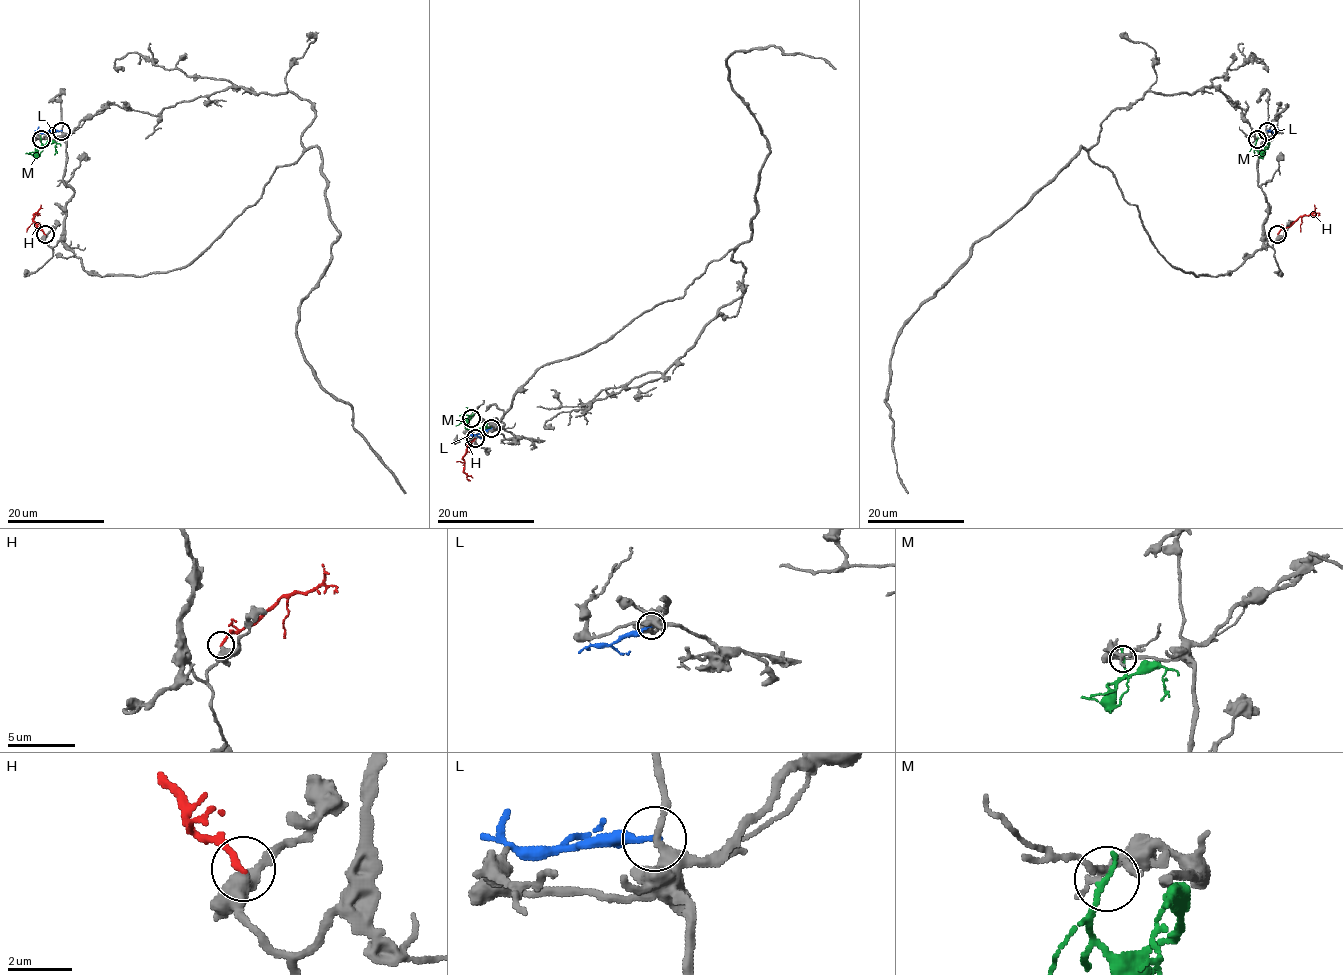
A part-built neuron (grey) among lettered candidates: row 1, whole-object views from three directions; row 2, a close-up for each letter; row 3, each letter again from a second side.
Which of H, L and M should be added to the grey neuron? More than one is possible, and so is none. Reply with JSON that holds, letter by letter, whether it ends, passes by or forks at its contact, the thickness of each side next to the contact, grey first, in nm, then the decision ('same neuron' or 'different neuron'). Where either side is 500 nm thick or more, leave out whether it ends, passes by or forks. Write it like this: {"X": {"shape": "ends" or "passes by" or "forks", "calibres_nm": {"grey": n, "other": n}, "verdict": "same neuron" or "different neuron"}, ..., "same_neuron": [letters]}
{"H": {"shape": "ends", "calibres_nm": {"grey": 340, "other": 200}, "verdict": "different neuron"}, "L": {"shape": "ends", "calibres_nm": {"grey": 280, "other": 240}, "verdict": "different neuron"}, "M": {"shape": "ends", "calibres_nm": {"grey": 260, "other": 200}, "verdict": "different neuron"}, "same_neuron": []}

